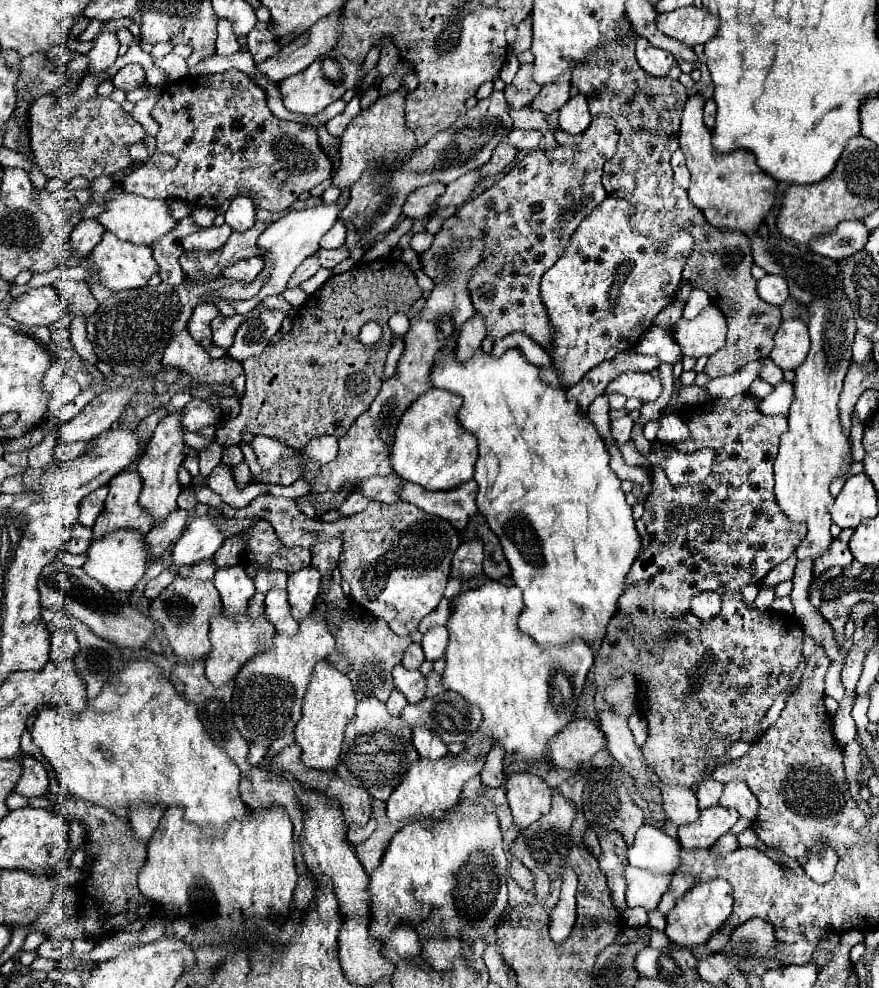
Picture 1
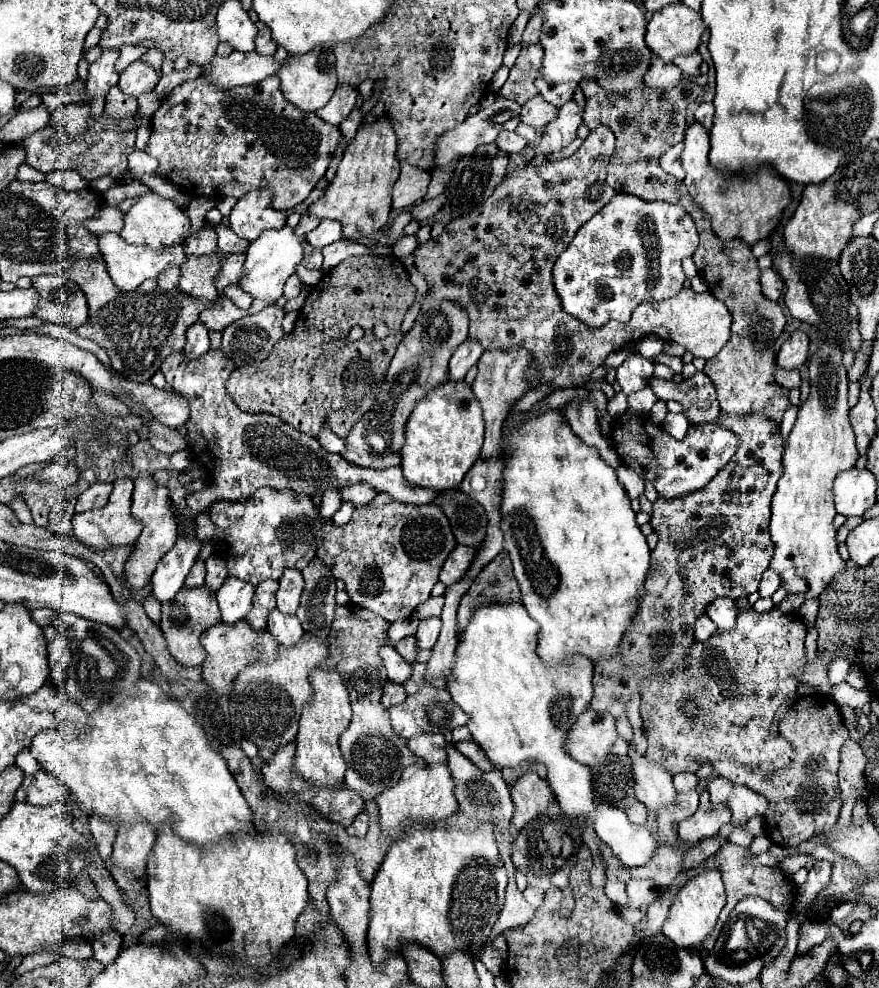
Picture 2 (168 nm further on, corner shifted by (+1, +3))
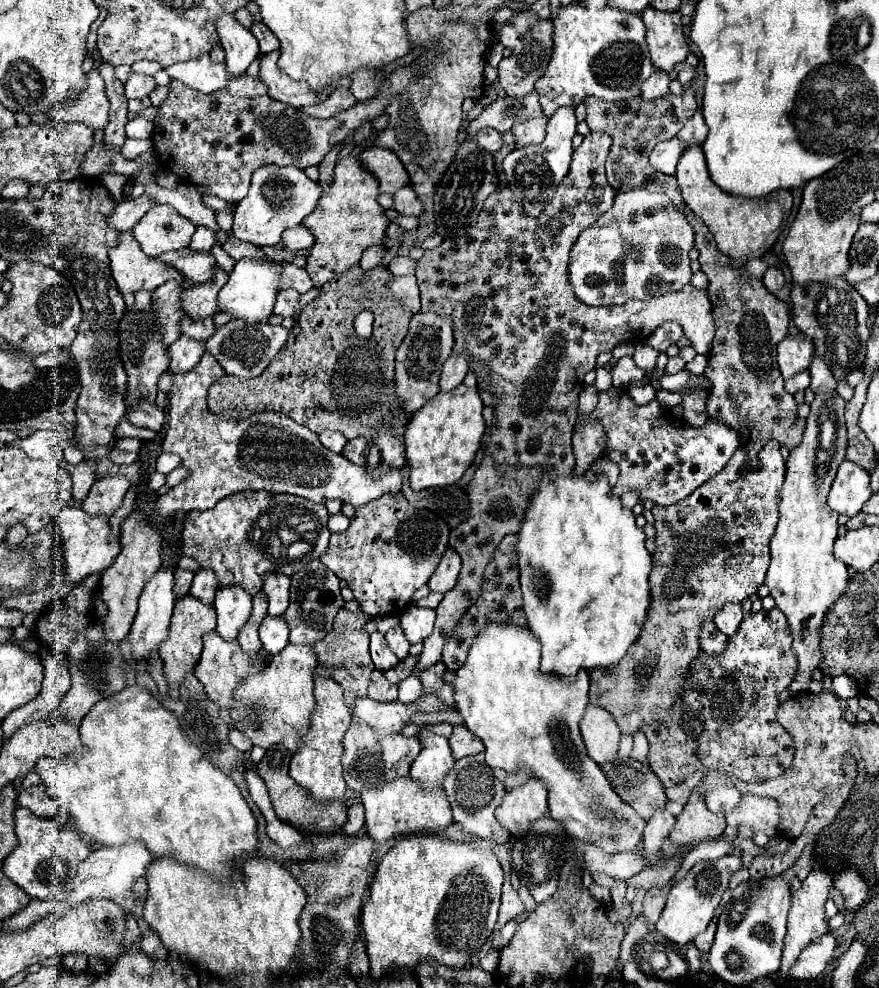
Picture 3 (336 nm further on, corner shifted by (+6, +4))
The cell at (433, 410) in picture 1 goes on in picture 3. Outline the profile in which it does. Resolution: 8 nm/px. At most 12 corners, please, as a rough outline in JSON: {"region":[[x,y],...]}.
{"region":[[476,387],[418,409],[406,429],[414,491],[460,481],[486,423]]}

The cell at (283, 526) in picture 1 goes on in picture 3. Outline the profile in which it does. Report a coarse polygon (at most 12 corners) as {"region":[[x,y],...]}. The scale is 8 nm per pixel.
{"region":[[402,493],[356,509],[320,557],[366,615],[400,615],[450,527]]}

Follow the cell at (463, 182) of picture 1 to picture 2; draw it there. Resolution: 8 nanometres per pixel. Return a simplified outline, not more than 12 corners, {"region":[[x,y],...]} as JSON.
{"region":[[447,192],[411,208],[415,220],[435,216],[447,200]]}

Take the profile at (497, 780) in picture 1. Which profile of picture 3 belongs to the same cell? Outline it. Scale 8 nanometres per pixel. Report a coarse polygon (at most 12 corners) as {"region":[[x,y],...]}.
{"region":[[454,725],[450,747],[456,759],[484,751],[464,725]]}

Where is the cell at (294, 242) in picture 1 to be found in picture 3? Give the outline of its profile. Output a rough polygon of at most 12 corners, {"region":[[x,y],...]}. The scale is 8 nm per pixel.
{"region":[[242,259],[218,293],[220,311],[272,315],[280,267]]}

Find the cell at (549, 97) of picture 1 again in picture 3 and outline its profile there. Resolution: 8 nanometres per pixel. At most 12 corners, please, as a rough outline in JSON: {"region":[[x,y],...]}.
{"region":[[534,117],[512,131],[514,147],[540,143],[546,117]]}

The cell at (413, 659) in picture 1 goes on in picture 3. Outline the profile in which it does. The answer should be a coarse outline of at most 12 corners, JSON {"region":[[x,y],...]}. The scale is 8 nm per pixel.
{"region":[[400,625],[386,633],[390,649],[398,659],[408,657],[408,639]]}

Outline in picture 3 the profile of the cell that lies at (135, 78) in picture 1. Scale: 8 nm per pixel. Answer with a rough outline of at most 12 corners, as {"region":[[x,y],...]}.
{"region":[[132,73],[124,91],[128,99],[144,99],[156,89],[154,77]]}

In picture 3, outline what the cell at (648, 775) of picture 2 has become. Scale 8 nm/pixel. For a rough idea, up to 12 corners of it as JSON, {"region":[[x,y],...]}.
{"region":[[658,809],[644,829],[644,855],[654,863],[676,822]]}

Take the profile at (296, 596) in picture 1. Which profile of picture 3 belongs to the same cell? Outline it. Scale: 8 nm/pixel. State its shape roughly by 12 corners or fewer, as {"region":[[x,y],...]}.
{"region":[[266,573],[262,591],[268,615],[280,617],[288,607],[290,577]]}

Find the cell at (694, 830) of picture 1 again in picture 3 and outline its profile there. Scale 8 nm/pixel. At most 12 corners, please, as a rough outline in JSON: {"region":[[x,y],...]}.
{"region":[[692,797],[670,833],[670,841],[694,847],[720,837],[724,815]]}

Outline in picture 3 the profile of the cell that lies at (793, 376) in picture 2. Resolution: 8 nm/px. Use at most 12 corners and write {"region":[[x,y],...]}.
{"region":[[810,371],[786,381],[788,393],[806,391]]}

